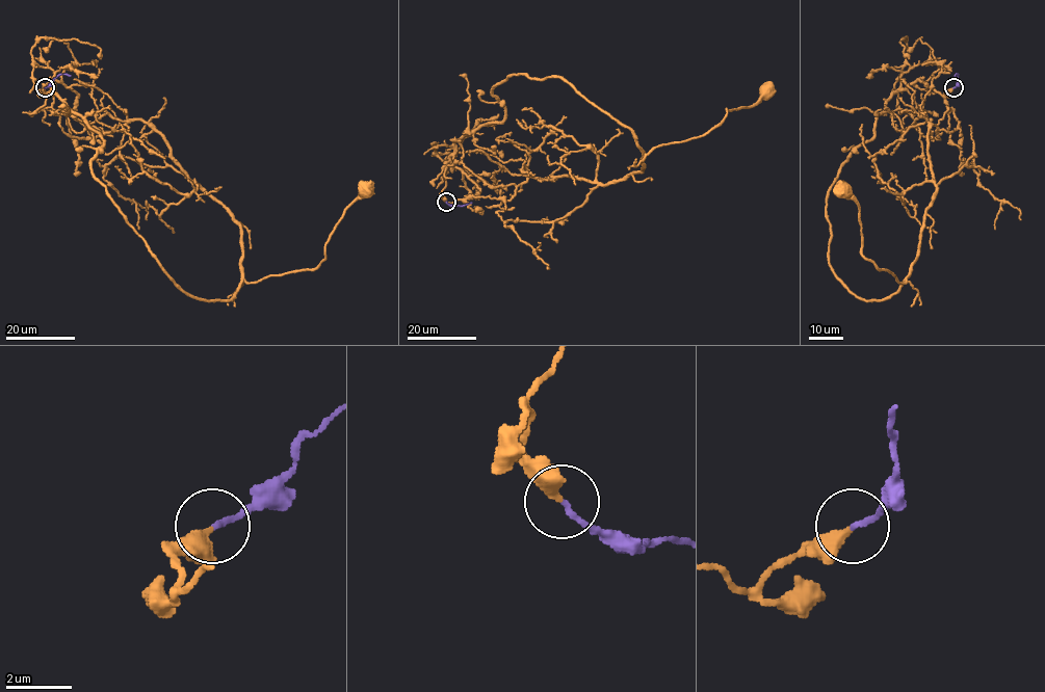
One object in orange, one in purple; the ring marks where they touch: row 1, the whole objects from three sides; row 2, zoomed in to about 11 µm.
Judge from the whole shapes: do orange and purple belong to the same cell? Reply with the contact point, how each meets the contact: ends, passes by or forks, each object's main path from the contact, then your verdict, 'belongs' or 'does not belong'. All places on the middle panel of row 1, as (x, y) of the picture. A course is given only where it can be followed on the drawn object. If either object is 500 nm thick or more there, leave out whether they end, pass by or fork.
(446, 202) | orange ends | purple ends | orange via (446, 202), (453, 143), (503, 120), (492, 89), (507, 76), (567, 81), (645, 154), (700, 137), (762, 90) | purple via (446, 202), (453, 206), (472, 203) | belongs

